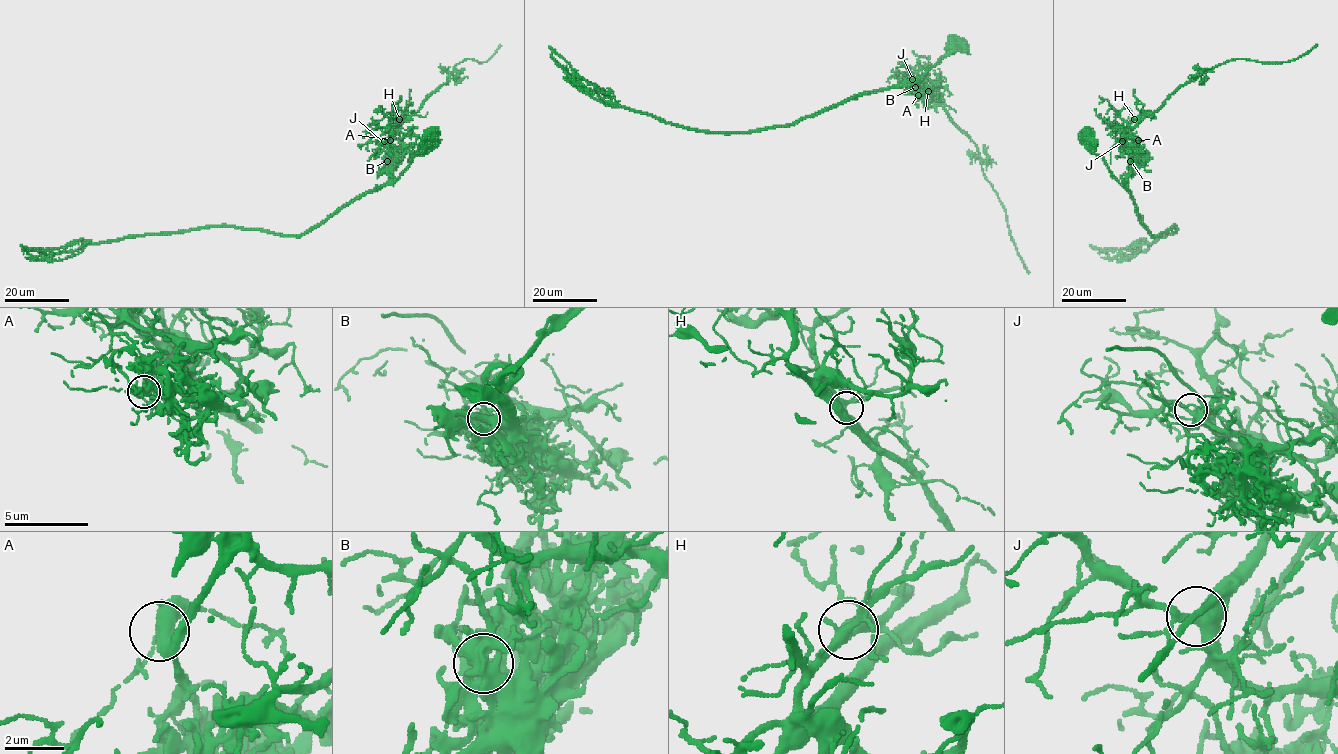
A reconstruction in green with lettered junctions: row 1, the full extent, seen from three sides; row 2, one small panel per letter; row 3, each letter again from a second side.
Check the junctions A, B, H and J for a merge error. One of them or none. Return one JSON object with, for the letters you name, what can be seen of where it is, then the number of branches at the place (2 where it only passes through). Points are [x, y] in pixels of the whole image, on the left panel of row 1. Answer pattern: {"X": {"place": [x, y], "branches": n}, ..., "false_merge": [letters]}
{"B": {"place": [387, 161], "branches": 7}, "false_merge": ["B"]}

